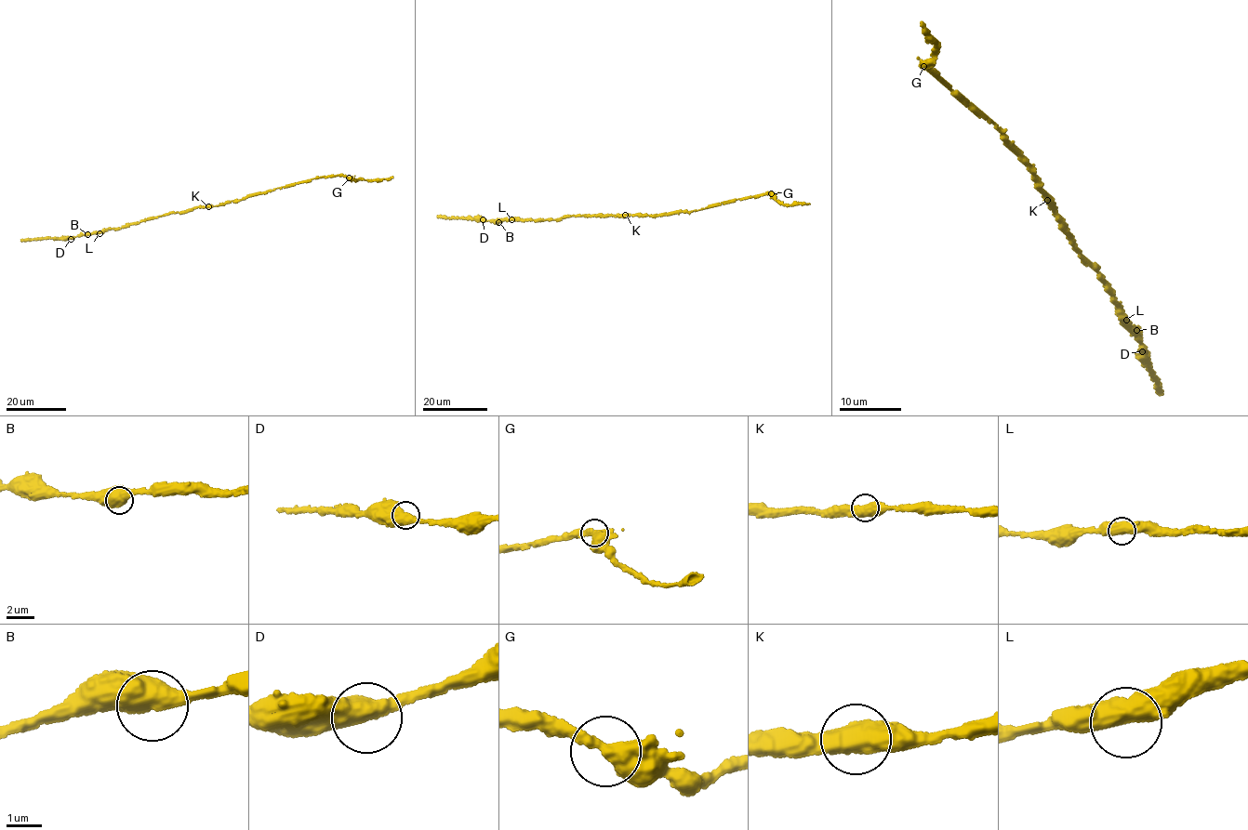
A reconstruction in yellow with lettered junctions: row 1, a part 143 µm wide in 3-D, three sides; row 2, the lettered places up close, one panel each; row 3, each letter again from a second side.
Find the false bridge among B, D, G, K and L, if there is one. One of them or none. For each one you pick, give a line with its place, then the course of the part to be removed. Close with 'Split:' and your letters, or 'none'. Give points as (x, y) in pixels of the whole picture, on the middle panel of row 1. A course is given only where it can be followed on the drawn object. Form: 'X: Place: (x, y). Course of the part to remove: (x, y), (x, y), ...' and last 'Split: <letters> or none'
Split: none

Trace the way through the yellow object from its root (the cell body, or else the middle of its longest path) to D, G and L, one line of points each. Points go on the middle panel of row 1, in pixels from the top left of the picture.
D: (626, 217), (574, 216), (542, 221), (483, 219)
G: (626, 217), (688, 211), (771, 193)
L: (626, 217), (584, 215), (542, 221), (511, 219)

